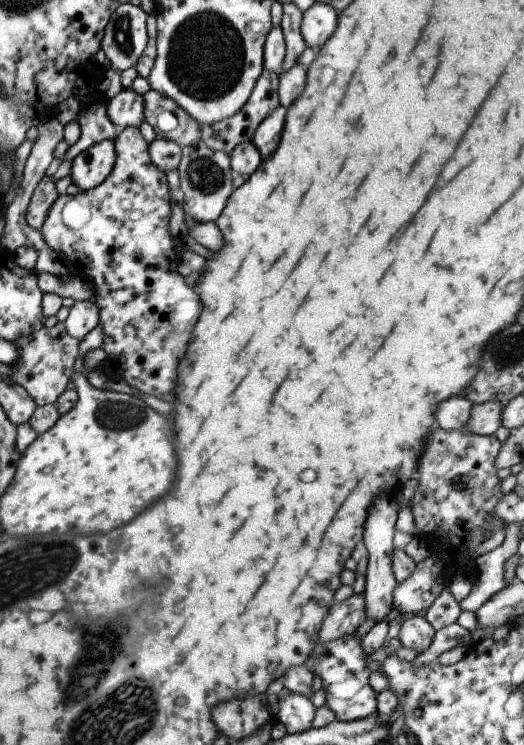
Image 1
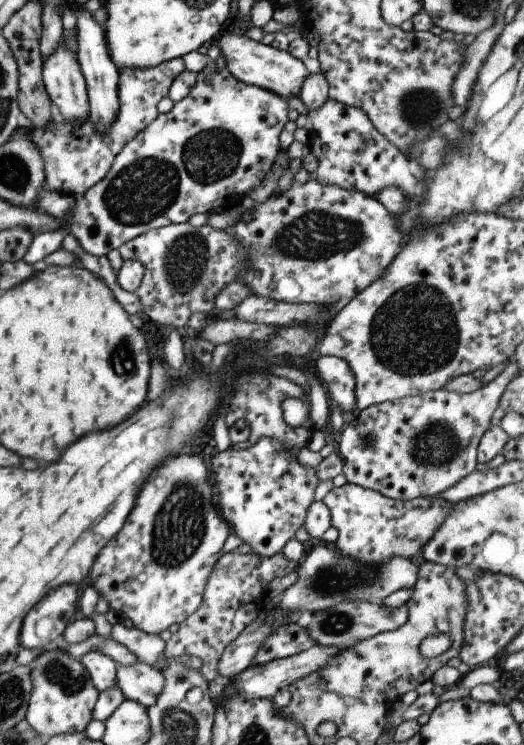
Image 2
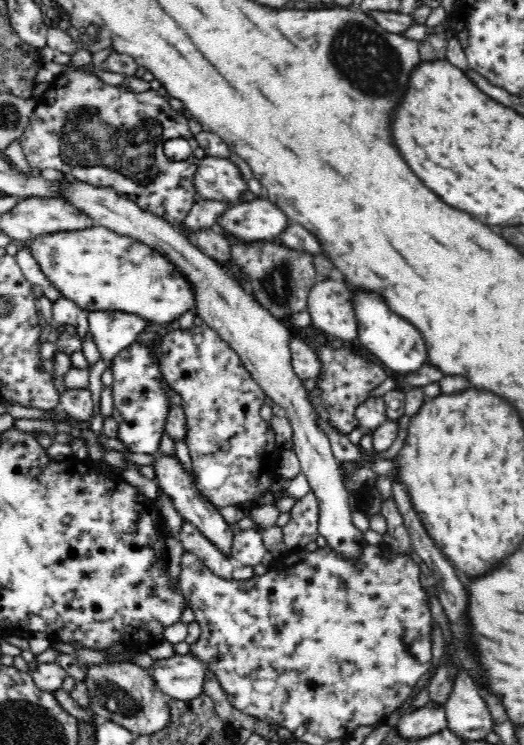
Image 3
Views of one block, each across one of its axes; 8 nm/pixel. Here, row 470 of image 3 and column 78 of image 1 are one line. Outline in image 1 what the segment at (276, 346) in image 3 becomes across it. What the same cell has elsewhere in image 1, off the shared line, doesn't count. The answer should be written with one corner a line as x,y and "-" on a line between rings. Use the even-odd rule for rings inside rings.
76,300
65,320
67,333
81,341
98,323
99,308
96,302

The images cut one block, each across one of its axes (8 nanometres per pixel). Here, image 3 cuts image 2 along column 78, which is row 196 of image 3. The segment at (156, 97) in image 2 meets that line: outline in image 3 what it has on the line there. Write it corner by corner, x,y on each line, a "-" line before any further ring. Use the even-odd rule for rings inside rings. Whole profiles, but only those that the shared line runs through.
67,64
60,79
55,79
40,96
34,117
19,140
28,164
34,171
54,168
88,184
113,188
142,210
162,217
174,226
180,225
197,199
193,180
200,159
192,154
186,160
174,162
165,155
163,146
171,138
185,138
194,143
194,134
188,126
188,119
170,107
168,98
158,95
156,85
144,92
134,92
124,85
112,86
104,83
93,72
85,71
86,67

